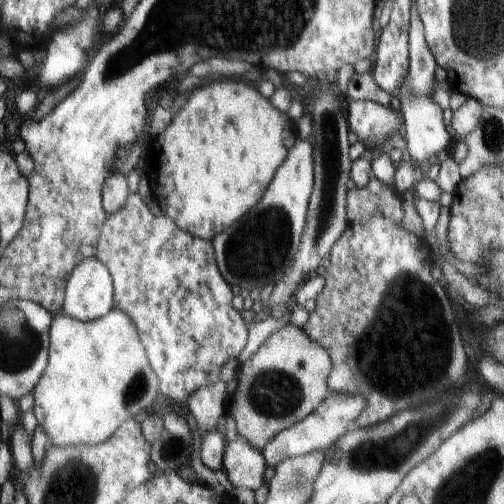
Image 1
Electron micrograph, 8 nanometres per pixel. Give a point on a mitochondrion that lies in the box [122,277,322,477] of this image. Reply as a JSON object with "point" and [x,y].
{"point":[276,394]}

